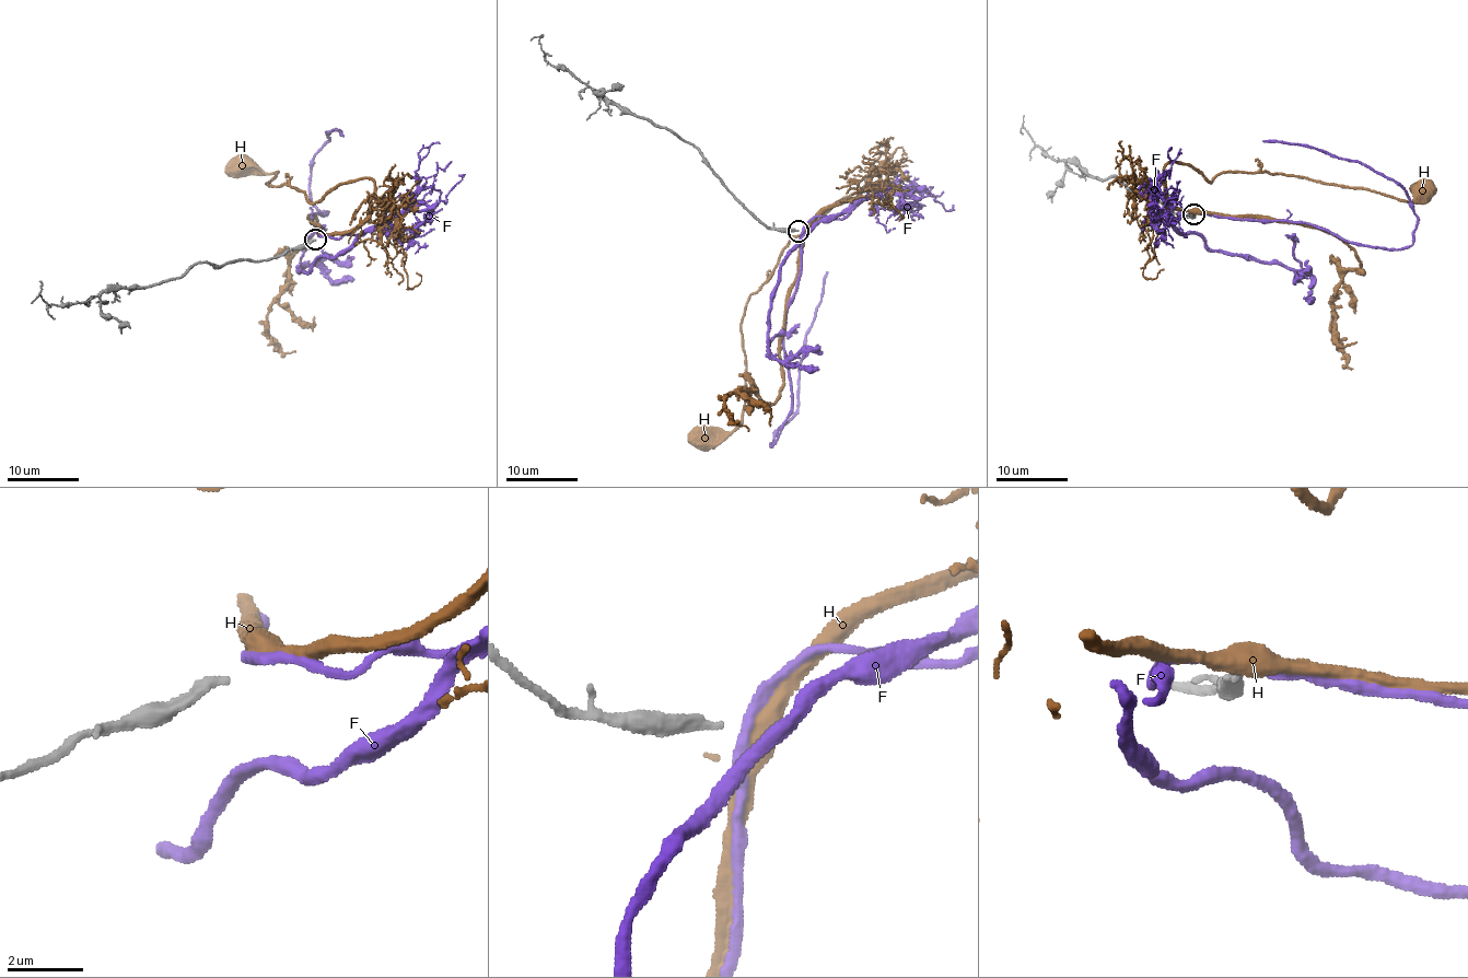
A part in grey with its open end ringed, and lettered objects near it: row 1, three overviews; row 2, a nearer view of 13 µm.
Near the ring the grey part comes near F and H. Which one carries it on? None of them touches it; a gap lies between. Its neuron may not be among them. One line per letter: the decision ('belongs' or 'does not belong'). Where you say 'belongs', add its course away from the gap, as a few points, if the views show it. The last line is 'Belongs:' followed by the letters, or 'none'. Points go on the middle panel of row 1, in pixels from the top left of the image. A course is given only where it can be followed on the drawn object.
F: does not belong
H: does not belong
Belongs: none

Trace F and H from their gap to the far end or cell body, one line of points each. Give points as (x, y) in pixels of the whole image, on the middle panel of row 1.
F: (801, 232), (800, 276), (783, 345), (791, 409), (770, 446), (796, 406), (804, 334), (828, 271)
H: (802, 232), (865, 187), (794, 235), (745, 307), (744, 416), (718, 439), (703, 440)

